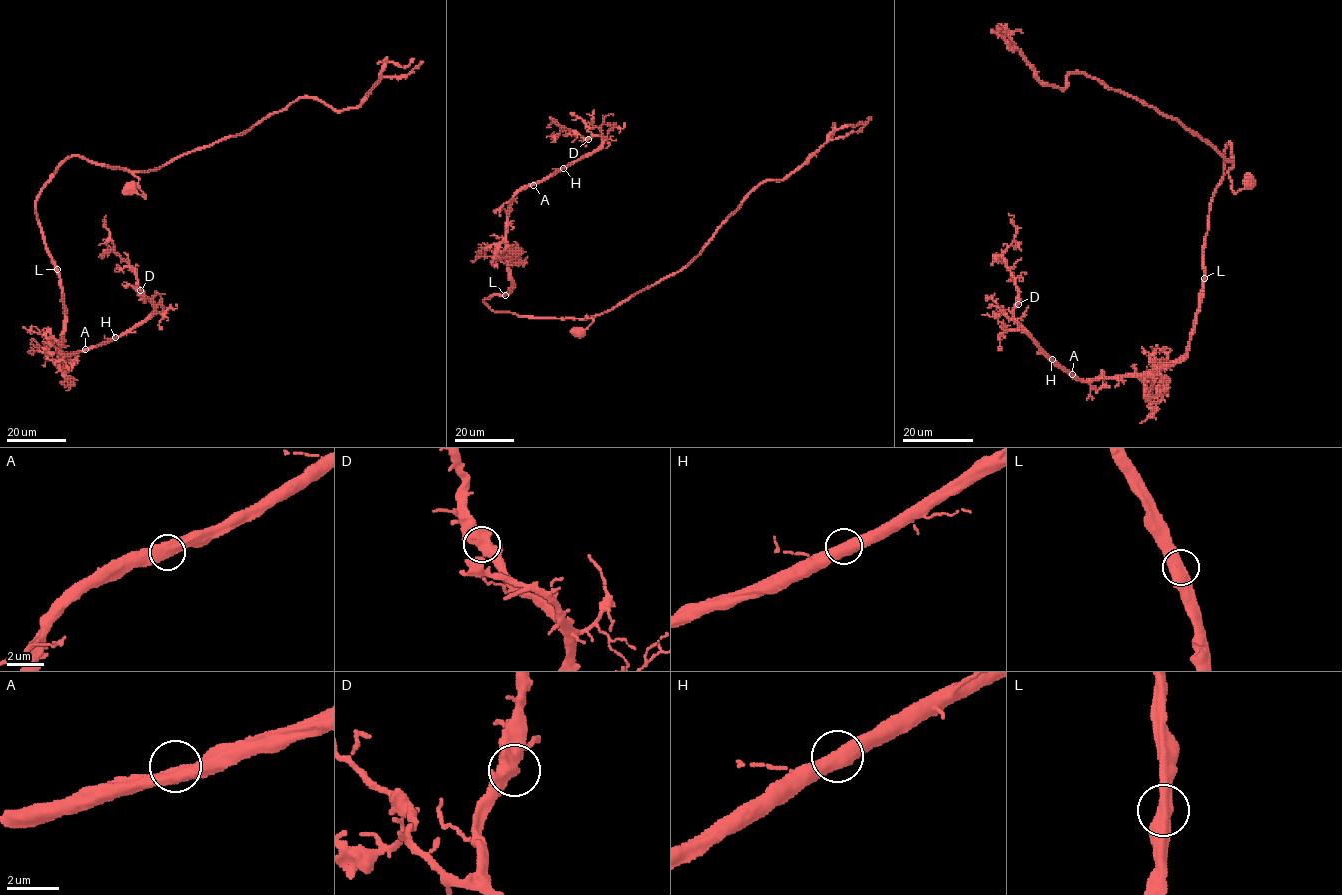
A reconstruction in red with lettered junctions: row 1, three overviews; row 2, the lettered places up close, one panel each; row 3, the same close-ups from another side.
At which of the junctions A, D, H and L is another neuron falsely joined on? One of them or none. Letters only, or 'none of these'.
none of these

